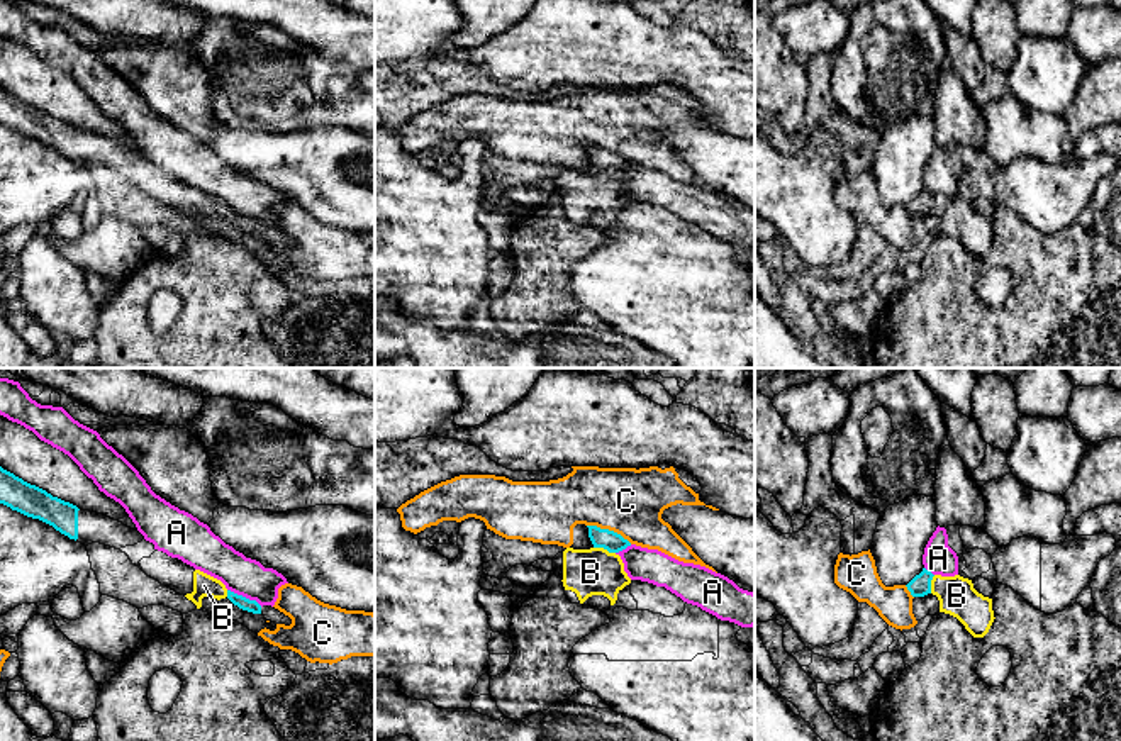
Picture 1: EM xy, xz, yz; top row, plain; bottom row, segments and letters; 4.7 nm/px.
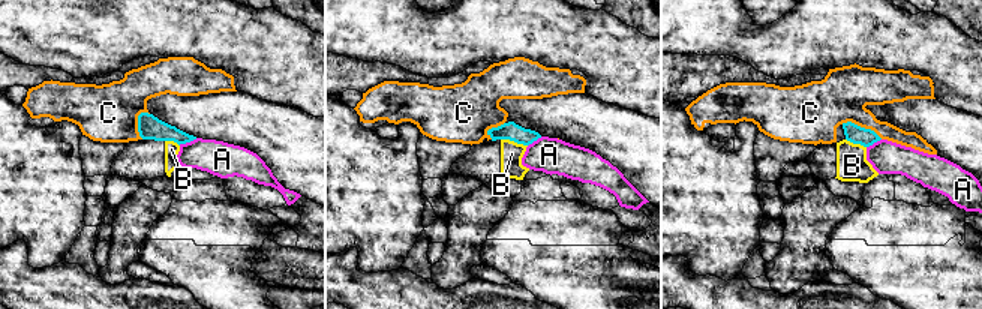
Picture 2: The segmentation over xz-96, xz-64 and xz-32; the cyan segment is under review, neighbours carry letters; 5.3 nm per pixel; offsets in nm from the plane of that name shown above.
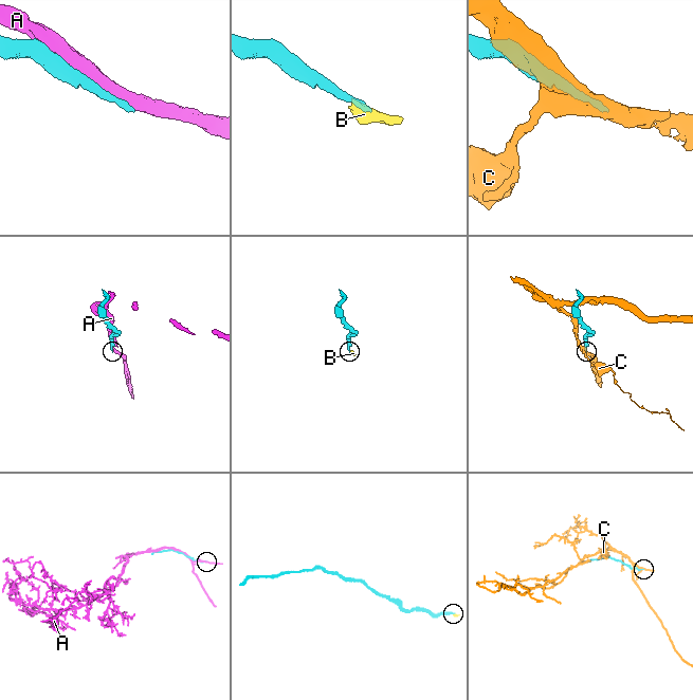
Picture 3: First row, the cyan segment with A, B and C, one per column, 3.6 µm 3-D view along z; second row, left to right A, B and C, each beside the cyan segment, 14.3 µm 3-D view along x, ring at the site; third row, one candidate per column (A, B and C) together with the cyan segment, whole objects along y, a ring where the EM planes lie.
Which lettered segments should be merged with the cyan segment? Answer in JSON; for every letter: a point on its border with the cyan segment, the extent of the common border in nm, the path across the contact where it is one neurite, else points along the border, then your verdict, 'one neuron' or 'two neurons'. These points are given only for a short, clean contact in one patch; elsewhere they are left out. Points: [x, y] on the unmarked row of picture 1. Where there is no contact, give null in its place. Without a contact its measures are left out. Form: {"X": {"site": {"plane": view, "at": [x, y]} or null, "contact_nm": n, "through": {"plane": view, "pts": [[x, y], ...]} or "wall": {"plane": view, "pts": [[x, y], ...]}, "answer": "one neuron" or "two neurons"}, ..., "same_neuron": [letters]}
{"A": {"site": {"plane": "xy", "at": [245, 217]}, "contact_nm": 190, "answer": "two neurons"}, "B": {"site": {"plane": "xz", "at": [604, 168]}, "contact_nm": 110, "through": {"plane": "xz", "pts": [[601, 158], [604, 168], [601, 182], [591, 192]]}, "answer": "one neuron"}, "C": {"site": {"plane": "xz", "at": [607, 150]}, "contact_nm": 240, "answer": "two neurons"}, "same_neuron": ["B"]}

